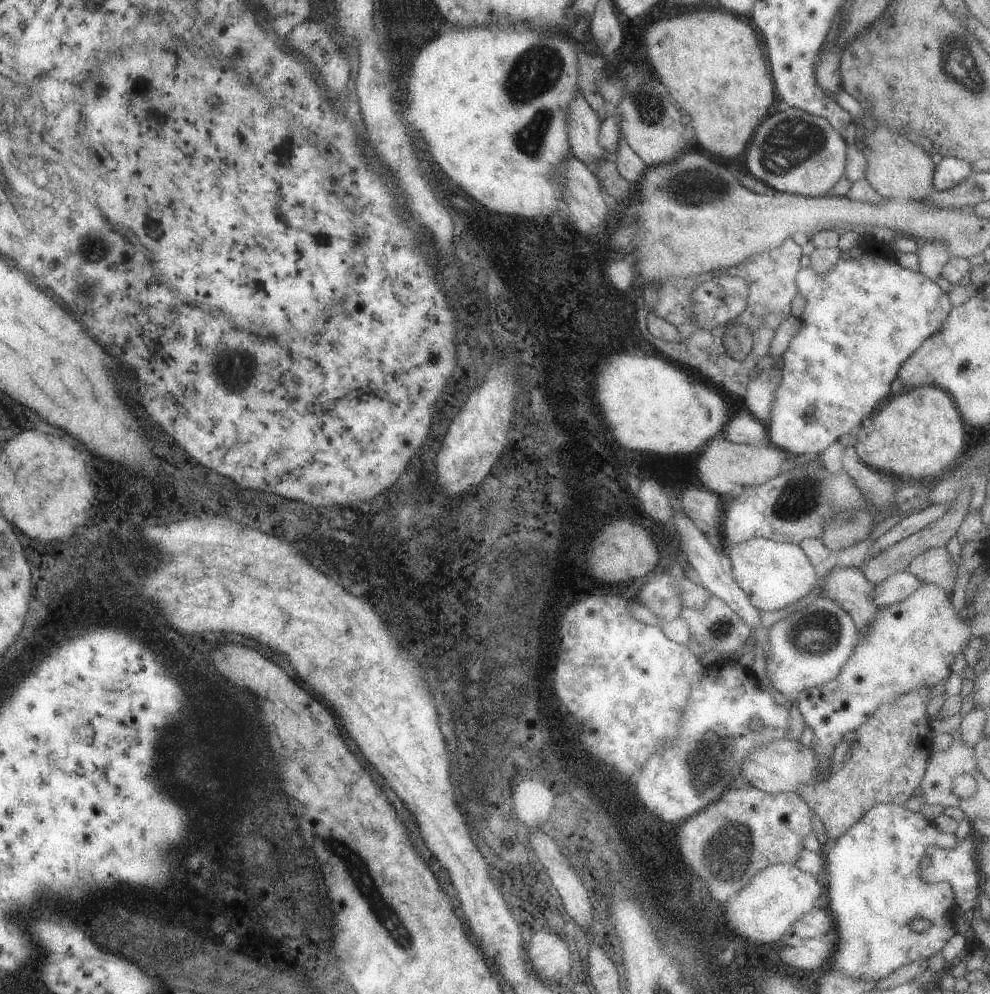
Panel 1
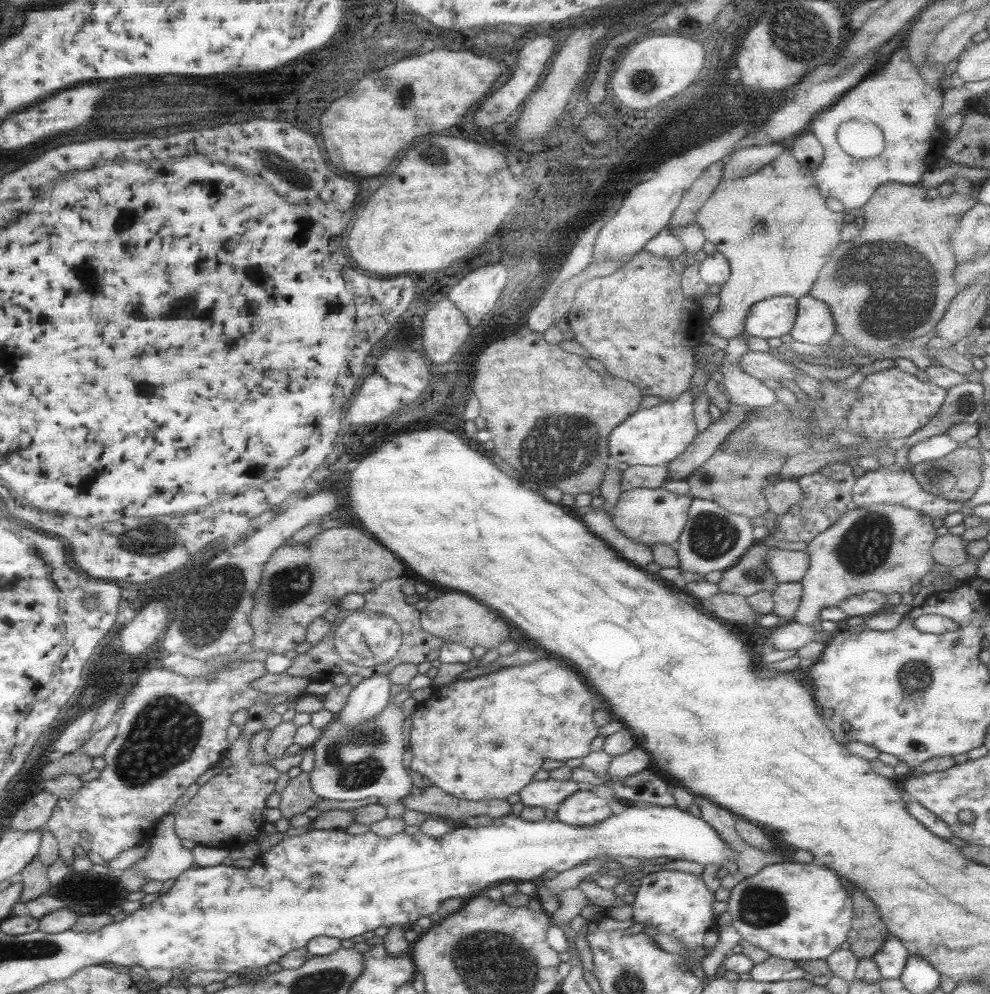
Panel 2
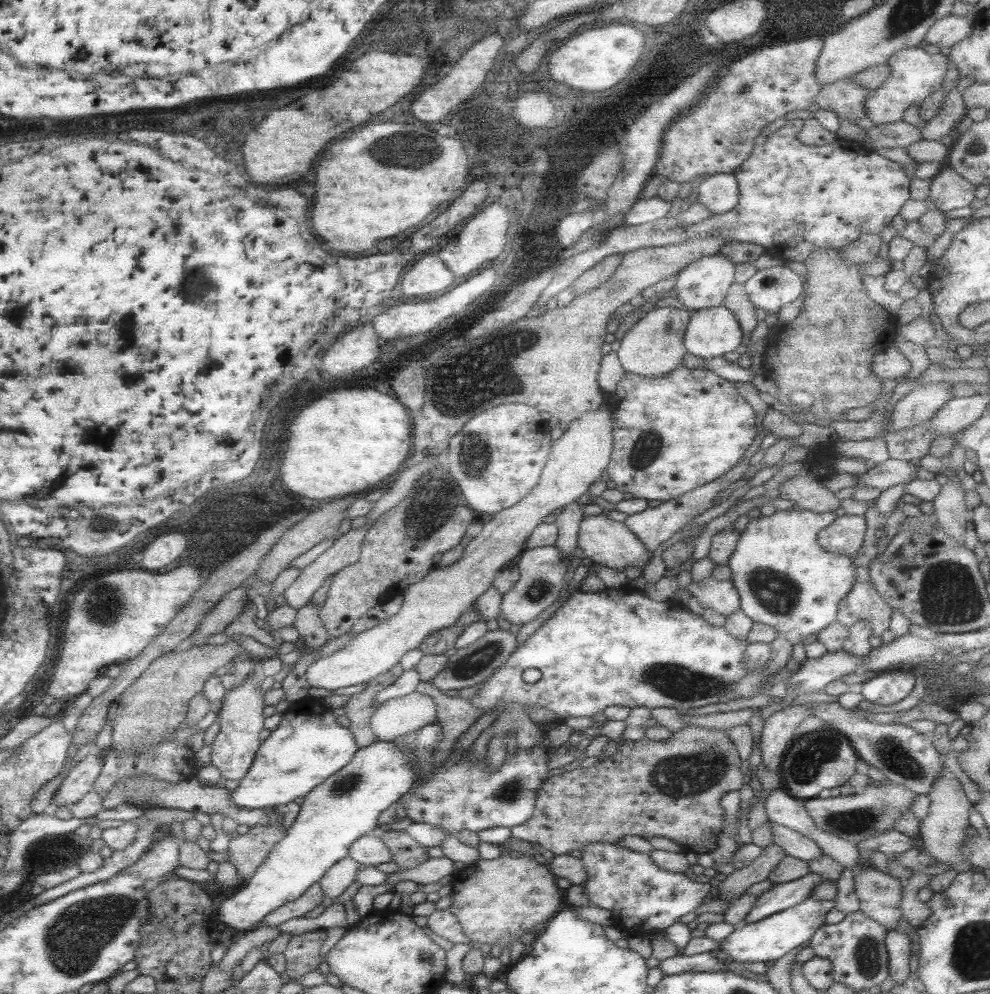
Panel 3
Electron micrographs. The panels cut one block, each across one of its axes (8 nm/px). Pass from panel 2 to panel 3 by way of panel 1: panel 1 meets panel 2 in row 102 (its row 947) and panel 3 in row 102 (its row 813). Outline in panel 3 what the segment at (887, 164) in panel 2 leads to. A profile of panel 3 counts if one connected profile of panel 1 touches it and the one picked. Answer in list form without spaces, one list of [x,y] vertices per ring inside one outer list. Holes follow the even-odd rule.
[[[920,47],[903,48],[895,52],[895,55],[887,58],[889,74],[885,82],[870,90],[865,98],[865,117],[874,125],[884,125],[901,121],[901,116],[910,104],[919,106],[927,96],[931,96],[940,88],[948,58],[939,54],[927,54]]]

